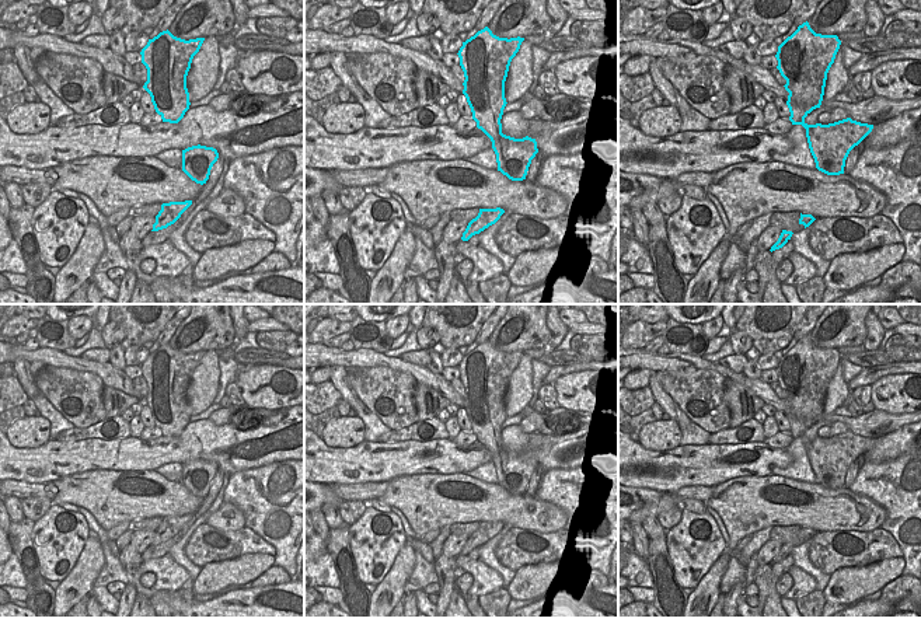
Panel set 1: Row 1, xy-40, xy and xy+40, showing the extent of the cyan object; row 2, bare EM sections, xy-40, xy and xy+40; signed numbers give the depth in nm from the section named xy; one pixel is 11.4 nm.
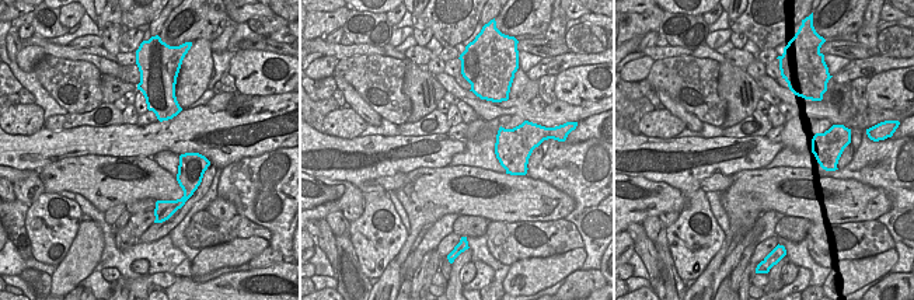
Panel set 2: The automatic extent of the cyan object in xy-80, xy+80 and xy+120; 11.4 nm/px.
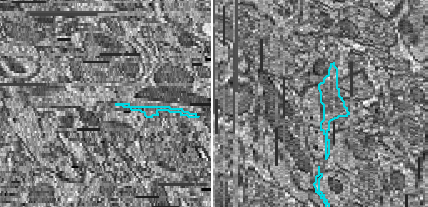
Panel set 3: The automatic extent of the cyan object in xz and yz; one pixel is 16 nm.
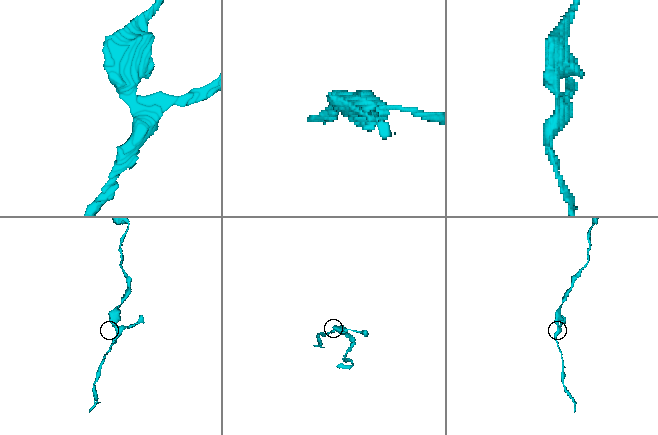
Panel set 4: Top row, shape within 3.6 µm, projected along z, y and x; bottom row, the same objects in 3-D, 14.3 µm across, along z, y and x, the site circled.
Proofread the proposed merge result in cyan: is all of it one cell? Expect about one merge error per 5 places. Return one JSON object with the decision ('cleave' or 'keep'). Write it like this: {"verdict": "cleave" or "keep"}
{"verdict": "keep"}

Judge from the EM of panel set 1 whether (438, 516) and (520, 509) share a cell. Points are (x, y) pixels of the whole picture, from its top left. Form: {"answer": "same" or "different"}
{"answer": "same"}

